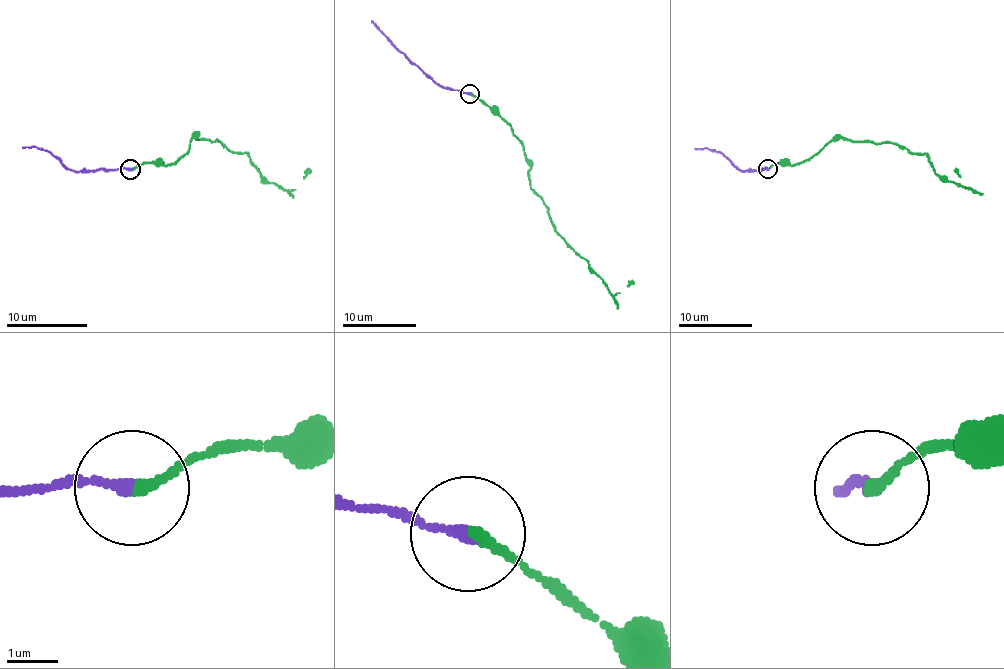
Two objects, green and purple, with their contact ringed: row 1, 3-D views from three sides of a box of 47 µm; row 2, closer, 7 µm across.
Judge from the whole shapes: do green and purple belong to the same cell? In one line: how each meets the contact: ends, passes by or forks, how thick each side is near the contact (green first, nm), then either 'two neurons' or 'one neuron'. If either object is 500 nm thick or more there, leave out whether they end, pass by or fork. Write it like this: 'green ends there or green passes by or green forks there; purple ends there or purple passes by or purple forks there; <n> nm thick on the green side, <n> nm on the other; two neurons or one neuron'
green ends there; purple ends there; 200 nm thick on the green side, 240 nm on the other; one neuron

